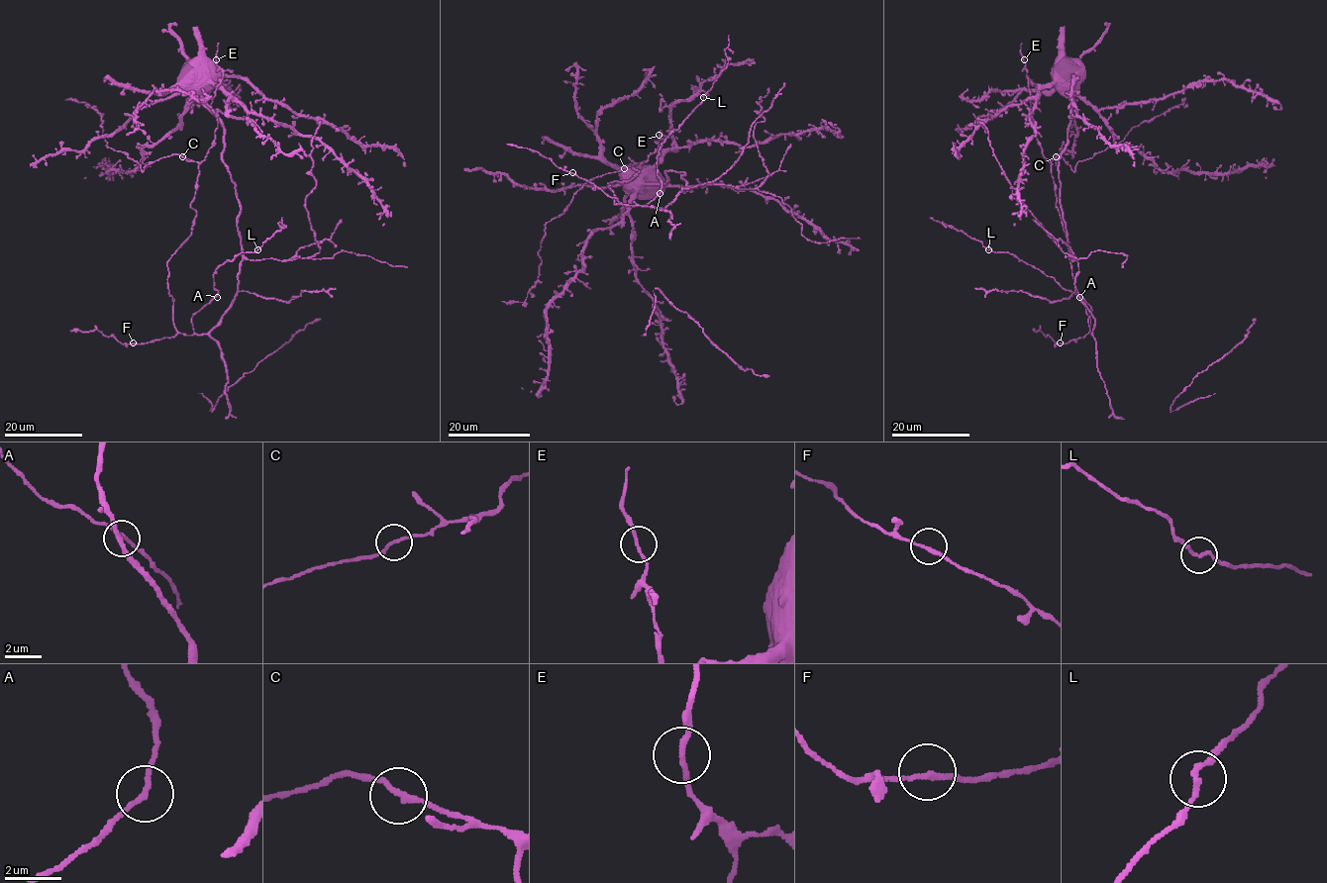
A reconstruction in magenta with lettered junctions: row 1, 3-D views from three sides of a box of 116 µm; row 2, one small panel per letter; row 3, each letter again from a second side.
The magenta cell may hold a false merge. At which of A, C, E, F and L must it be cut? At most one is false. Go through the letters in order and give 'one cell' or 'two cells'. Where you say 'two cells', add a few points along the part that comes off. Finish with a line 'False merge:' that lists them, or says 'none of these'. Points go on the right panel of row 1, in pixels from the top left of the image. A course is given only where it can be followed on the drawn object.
A: one cell
C: one cell
E: one cell
F: one cell
L: one cell
False merge: none of these

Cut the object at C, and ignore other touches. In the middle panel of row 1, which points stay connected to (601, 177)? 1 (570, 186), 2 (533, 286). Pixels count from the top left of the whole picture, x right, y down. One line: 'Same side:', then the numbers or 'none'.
Same side: 2

